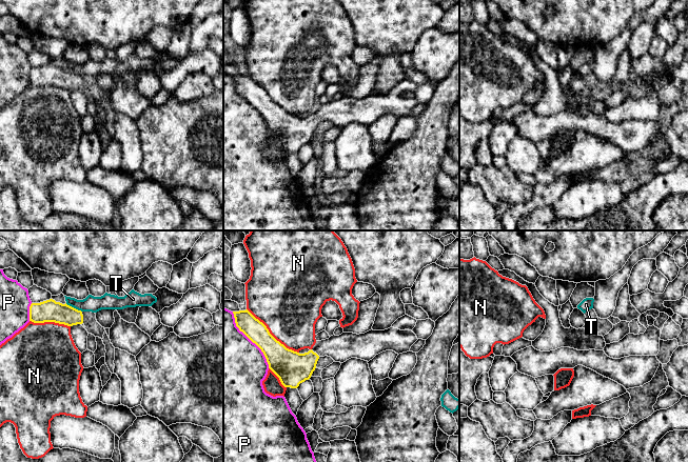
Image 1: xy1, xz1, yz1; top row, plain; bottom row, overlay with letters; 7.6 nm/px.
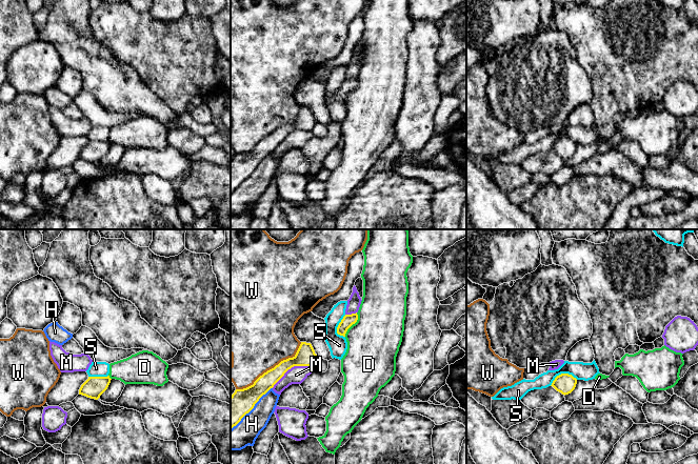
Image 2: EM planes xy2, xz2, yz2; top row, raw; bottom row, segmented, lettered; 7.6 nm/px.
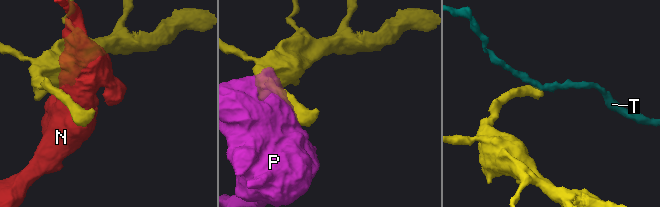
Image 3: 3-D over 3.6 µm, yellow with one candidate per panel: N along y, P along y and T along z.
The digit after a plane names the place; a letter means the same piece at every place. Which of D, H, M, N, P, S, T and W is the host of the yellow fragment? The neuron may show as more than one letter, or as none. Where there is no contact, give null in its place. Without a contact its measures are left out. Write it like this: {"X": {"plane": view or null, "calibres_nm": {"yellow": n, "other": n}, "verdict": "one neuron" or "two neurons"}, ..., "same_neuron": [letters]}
{"D": {"plane": "xz2", "calibres_nm": {"yellow": 90, "other": 400}, "verdict": "two neurons"}, "H": {"plane": "xz2", "calibres_nm": {"yellow": 200, "other": 190}, "verdict": "two neurons"}, "M": {"plane": "xz2", "calibres_nm": {"yellow": 150, "other": 140}, "verdict": "two neurons"}, "N": {"plane": "xz1", "calibres_nm": {"yellow": 220, "other": 460}, "verdict": "two neurons"}, "P": {"plane": "xz1", "calibres_nm": {"yellow": 180, "other": 500}, "verdict": "two neurons"}, "S": {"plane": "yz2", "calibres_nm": {"yellow": 160, "other": 140}, "verdict": "two neurons"}, "T": {"plane": "xy1", "calibres_nm": {"yellow": 170, "other": 120}, "verdict": "two neurons"}, "W": {"plane": "xz2", "calibres_nm": {"yellow": 130, "other": 480}, "verdict": "two neurons"}, "same_neuron": []}

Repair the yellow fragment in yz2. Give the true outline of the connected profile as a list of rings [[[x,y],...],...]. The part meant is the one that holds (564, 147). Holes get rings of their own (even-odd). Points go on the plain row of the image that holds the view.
[[[561,138],[555,142],[552,149],[557,156],[562,159],[571,158],[577,148],[577,143],[569,138]]]

